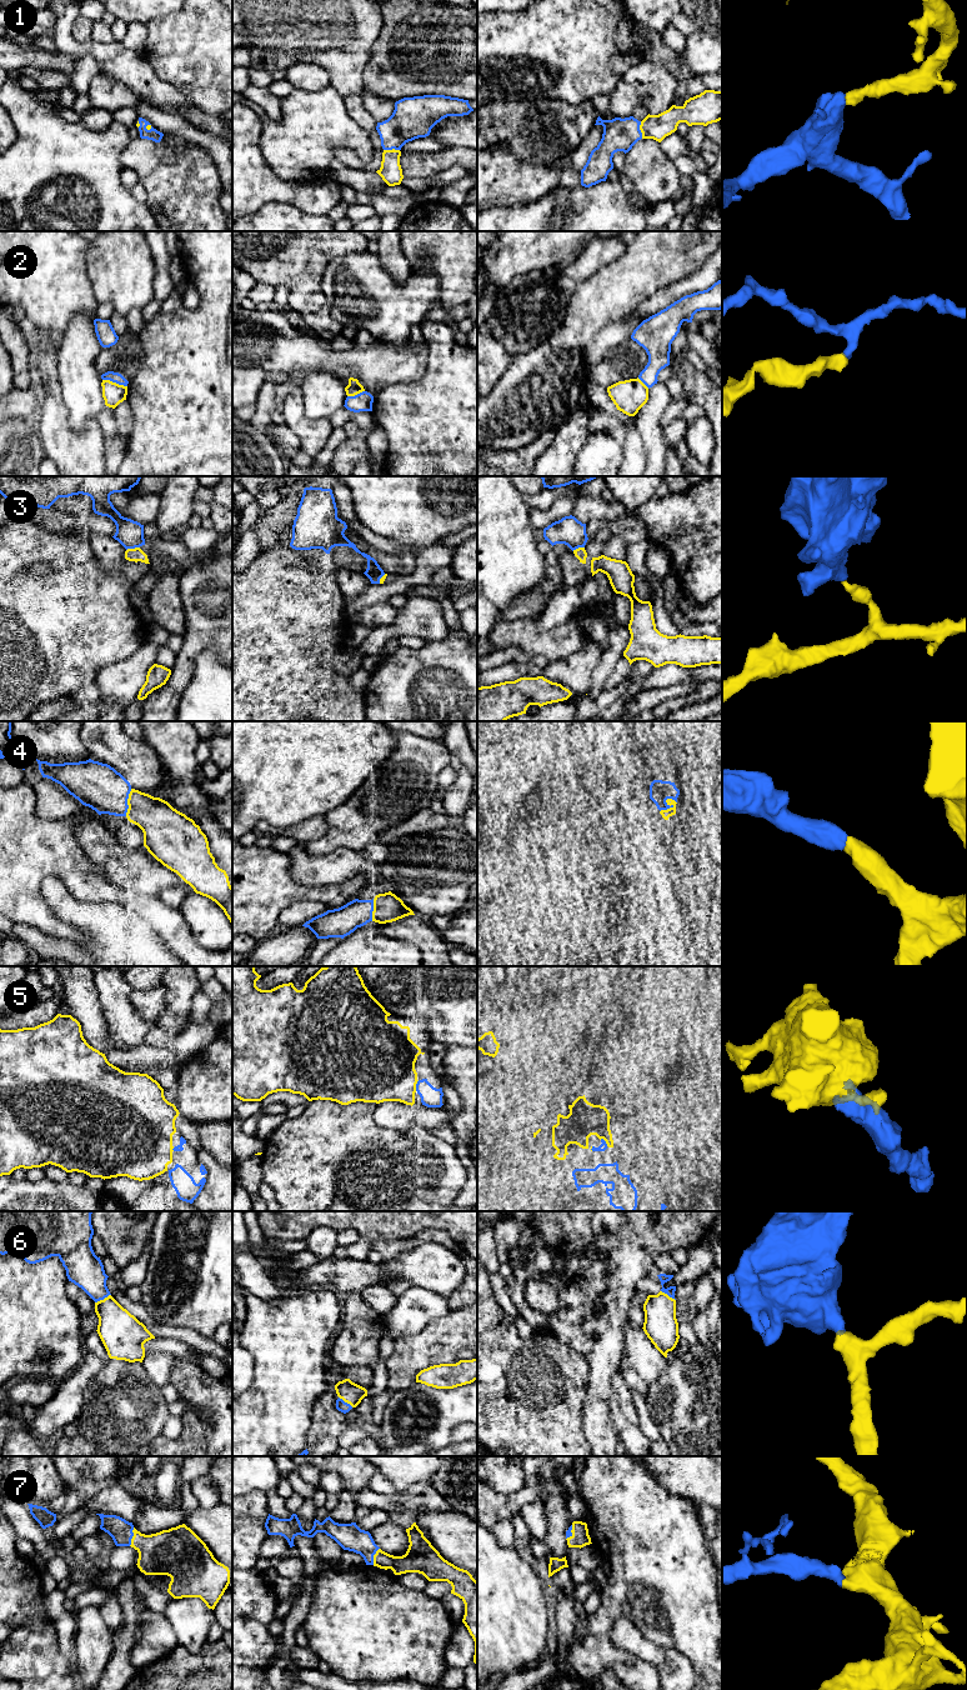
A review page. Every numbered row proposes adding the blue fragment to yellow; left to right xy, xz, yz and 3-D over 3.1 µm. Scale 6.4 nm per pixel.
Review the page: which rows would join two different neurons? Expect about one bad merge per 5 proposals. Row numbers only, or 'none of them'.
3

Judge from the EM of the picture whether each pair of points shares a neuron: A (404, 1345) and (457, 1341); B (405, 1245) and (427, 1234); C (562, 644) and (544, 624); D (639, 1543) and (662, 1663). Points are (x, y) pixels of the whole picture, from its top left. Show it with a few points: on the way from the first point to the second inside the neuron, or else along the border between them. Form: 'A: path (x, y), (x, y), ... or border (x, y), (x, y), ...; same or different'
A: path (417, 1345), (434, 1345), (444, 1341); same
B: path (410, 1244), (422, 1238); same
C: border (574, 613), (555, 626), (537, 630); different
D: border (636, 1626), (651, 1641), (671, 1646), (686, 1656); different

